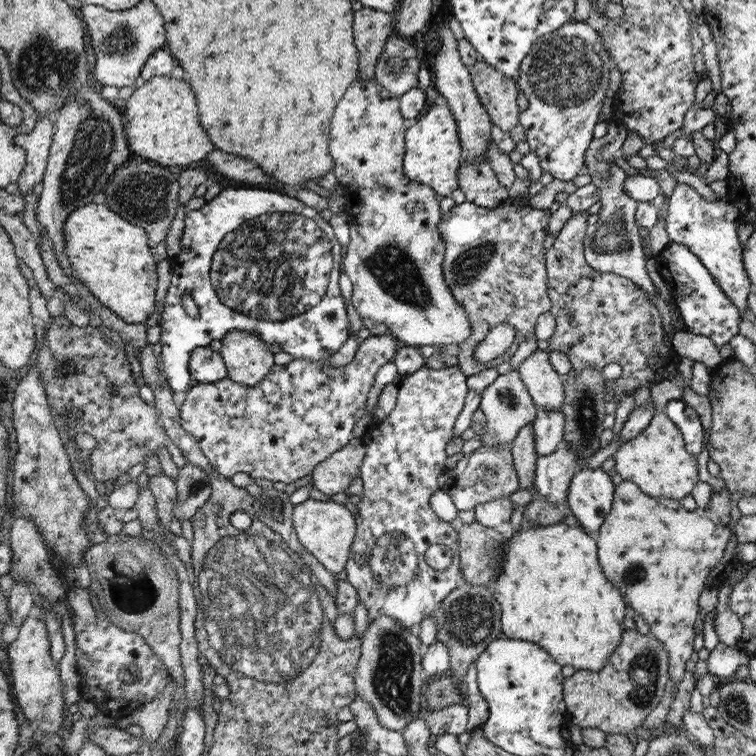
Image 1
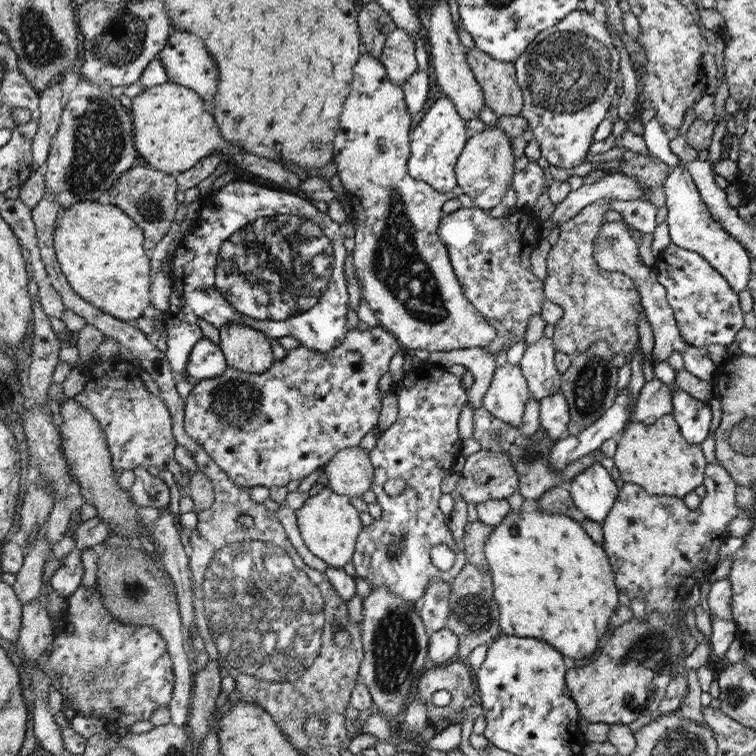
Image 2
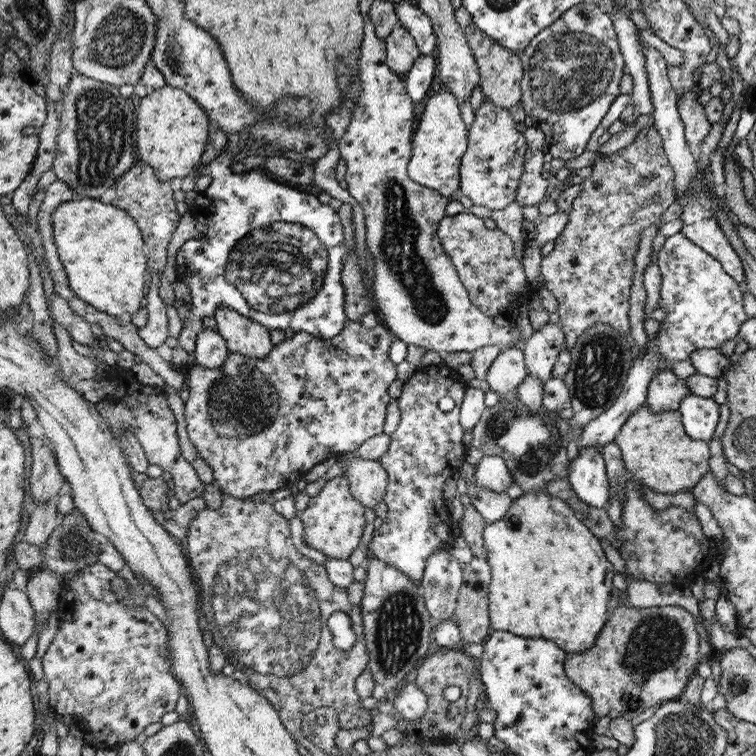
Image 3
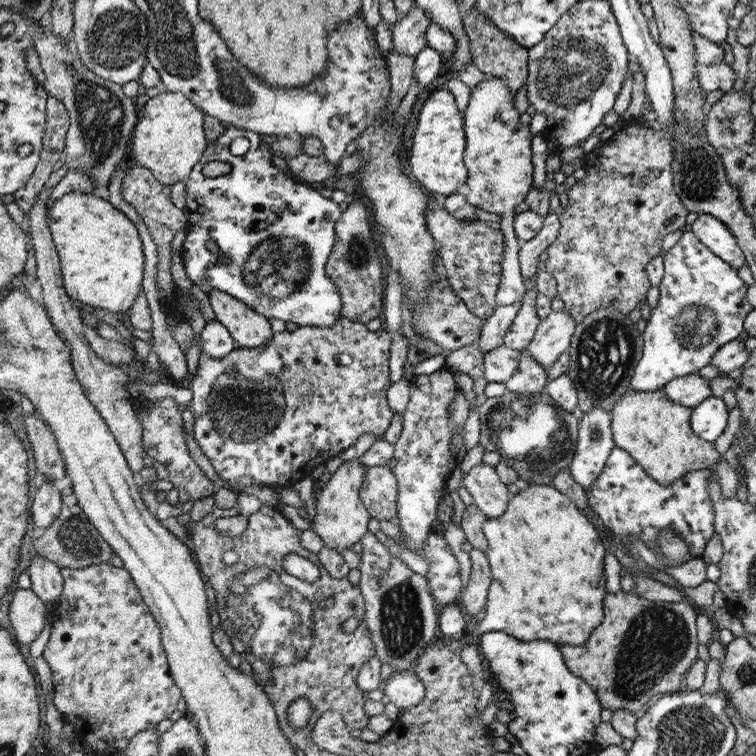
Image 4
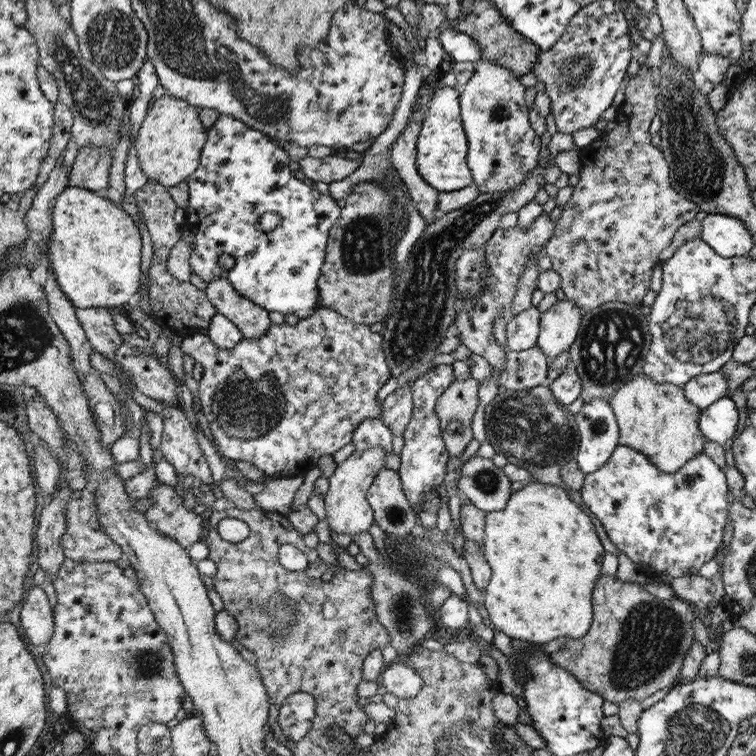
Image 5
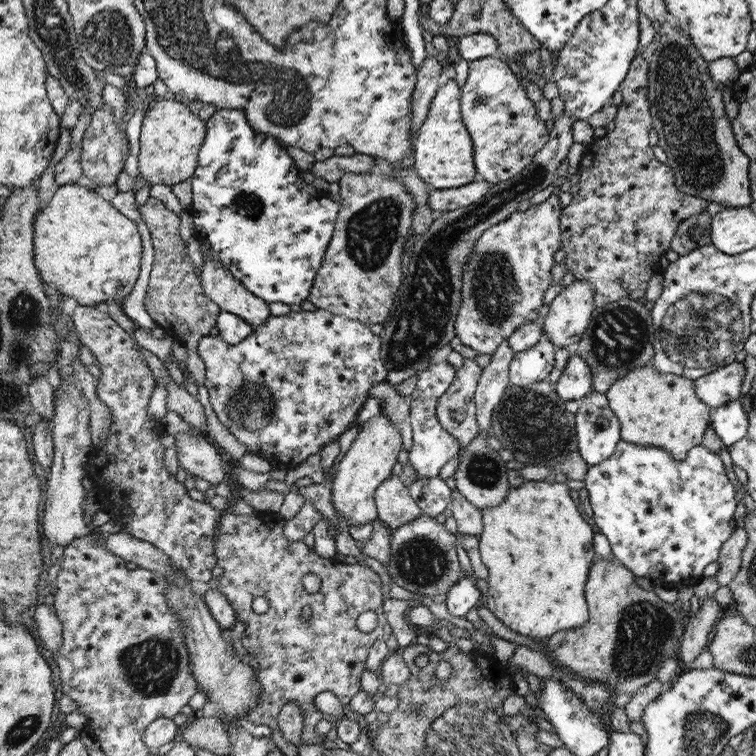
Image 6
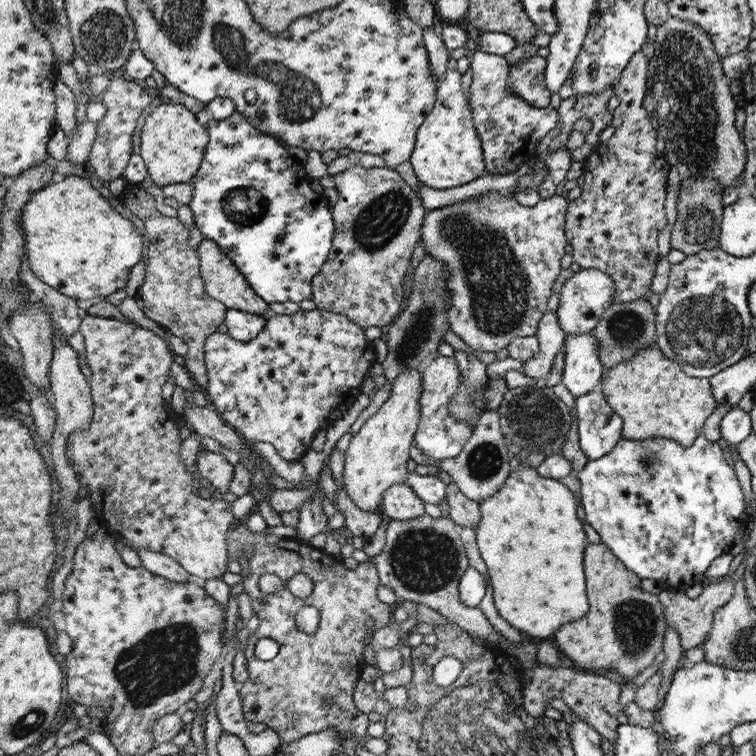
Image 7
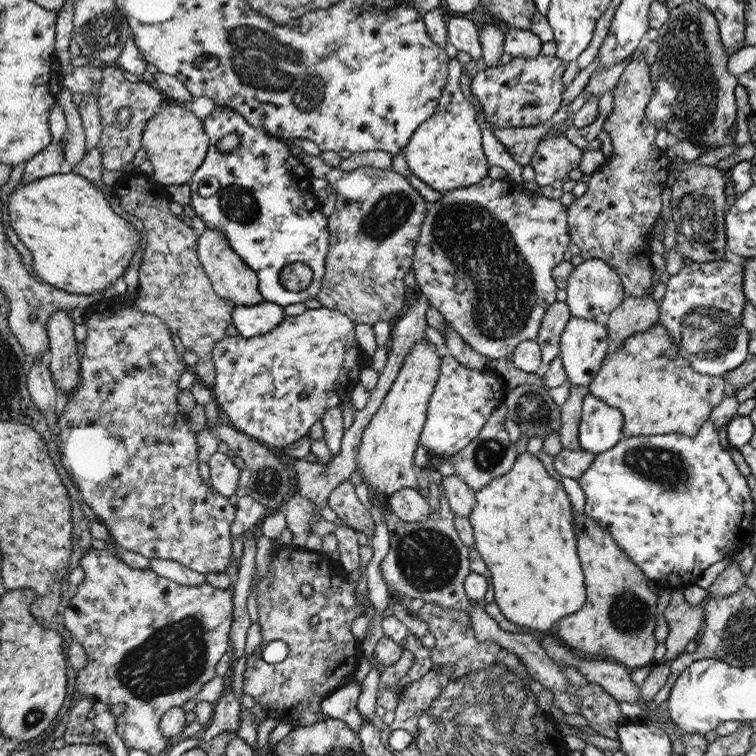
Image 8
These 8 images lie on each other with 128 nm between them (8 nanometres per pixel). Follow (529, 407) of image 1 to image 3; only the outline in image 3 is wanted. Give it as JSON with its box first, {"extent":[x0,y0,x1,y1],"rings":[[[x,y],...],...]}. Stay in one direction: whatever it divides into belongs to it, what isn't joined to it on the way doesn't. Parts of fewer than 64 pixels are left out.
{"extent":[486,347,528,403],"rings":[[[511,347],[501,350],[490,365],[486,378],[490,390],[501,396],[500,401],[507,403],[517,398],[517,386],[528,375],[525,356],[520,348]]]}

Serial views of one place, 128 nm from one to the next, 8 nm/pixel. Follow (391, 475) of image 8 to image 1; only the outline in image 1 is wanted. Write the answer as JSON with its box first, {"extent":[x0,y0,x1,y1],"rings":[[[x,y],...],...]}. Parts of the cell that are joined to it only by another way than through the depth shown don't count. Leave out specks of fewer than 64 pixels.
{"extent":[293,499,356,576],"rings":[[[308,499],[293,509],[293,525],[298,541],[334,576],[345,570],[350,548],[356,536],[356,519],[352,511],[347,504],[315,499]]]}

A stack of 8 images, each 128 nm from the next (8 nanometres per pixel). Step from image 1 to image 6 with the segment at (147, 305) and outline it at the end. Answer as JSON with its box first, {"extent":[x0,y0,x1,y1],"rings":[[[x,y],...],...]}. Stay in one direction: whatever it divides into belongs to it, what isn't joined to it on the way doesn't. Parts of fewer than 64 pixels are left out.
{"extent":[35,183,142,306],"rings":[[[77,183],[59,186],[50,202],[36,214],[35,220],[35,264],[45,284],[63,296],[76,299],[80,305],[95,306],[100,302],[122,301],[132,292],[132,286],[142,270],[142,241],[136,224],[120,214],[108,200],[98,196],[88,187]]]}

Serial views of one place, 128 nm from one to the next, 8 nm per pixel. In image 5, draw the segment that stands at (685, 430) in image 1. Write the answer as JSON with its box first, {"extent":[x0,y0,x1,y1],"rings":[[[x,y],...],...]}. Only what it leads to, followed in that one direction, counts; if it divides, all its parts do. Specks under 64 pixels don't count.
{"extent":[699,397,738,446],"rings":[[[731,397],[717,400],[708,408],[701,409],[699,430],[706,440],[720,443],[724,446],[738,430],[738,409]]]}

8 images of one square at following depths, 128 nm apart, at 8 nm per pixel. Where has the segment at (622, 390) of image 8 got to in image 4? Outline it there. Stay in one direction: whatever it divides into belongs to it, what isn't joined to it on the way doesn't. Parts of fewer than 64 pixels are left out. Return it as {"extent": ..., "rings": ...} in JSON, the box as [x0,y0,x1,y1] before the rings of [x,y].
{"extent":[610,389,723,485],"rings":[[[628,389],[610,411],[611,429],[615,446],[624,449],[641,466],[642,472],[651,476],[658,484],[671,485],[688,471],[703,469],[723,460],[713,443],[702,440],[691,427],[693,408],[672,402],[661,390],[642,392]]]}

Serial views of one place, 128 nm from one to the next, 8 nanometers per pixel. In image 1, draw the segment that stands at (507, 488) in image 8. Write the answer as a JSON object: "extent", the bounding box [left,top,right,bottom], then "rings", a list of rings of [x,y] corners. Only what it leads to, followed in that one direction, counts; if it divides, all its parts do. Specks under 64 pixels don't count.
{"extent":[493,522,626,671],"rings":[[[522,522],[520,530],[508,540],[502,570],[494,580],[493,597],[500,606],[502,636],[539,644],[564,668],[599,671],[604,666],[625,631],[626,606],[622,593],[606,580],[602,572],[595,538],[563,522],[553,525]]]}

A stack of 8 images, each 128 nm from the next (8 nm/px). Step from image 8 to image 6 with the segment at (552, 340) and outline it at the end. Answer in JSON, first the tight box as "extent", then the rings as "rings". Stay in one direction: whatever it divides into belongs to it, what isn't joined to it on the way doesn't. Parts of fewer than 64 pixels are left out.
{"extent":[509,333,556,386],"rings":[[[544,333],[532,348],[516,352],[509,366],[509,381],[514,386],[524,386],[545,380],[555,363],[556,346]]]}

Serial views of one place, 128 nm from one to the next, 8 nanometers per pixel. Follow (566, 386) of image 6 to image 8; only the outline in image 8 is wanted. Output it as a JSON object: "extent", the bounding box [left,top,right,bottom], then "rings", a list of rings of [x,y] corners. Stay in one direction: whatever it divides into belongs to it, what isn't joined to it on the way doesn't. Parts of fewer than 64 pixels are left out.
{"extent":[560,316,609,386],"rings":[[[571,316],[560,338],[560,360],[563,362],[568,380],[573,385],[589,386],[609,349],[607,326],[598,324],[596,319]]]}

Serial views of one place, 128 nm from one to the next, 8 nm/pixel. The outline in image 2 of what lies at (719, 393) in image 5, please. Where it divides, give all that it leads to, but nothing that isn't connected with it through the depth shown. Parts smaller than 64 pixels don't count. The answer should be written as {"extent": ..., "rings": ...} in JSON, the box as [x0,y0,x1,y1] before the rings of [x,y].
{"extent":[633,377,673,425],"rings":[[[657,377],[645,382],[633,409],[633,420],[649,425],[670,414],[673,409],[672,395],[669,386]]]}

